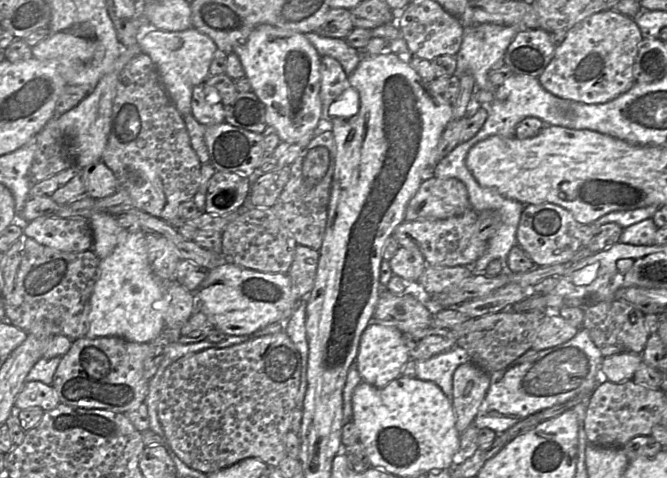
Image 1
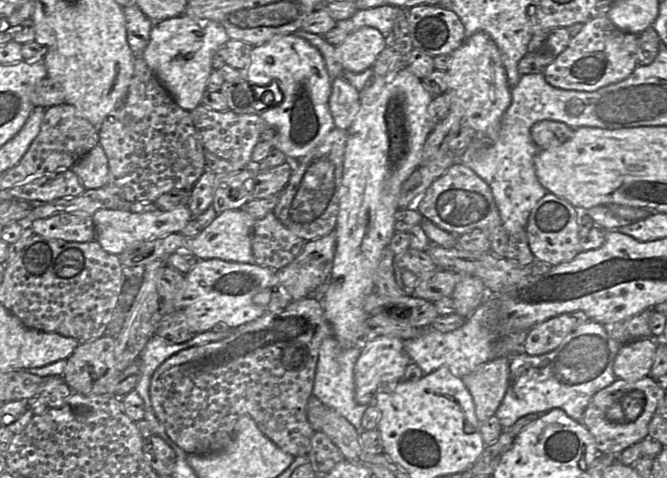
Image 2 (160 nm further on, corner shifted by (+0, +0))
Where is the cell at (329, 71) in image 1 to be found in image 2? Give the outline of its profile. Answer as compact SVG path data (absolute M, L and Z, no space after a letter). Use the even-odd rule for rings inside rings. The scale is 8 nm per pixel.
M342 77L332 80L328 103L336 128L348 130L359 110L359 100L359 91L347 80Z

